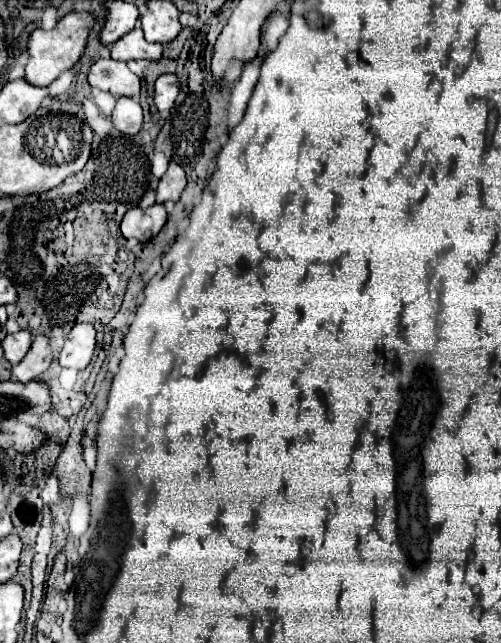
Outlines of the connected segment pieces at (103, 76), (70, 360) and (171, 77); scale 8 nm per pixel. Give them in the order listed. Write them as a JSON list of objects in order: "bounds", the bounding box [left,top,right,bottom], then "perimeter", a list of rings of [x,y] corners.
[{"bounds":[88,60,140,96],"perimeter":[[[96,60],[90,66],[88,82],[92,88],[100,88],[110,92],[112,96],[138,96],[140,94],[140,78],[128,70],[124,62],[116,60]]]},{"bounds":[60,324,96,370],"perimeter":[[[76,324],[66,336],[66,344],[60,352],[60,366],[84,370],[96,348],[96,332],[92,324]]]},{"bounds":[154,74,178,112],"perimeter":[[[162,74],[154,84],[154,104],[158,112],[170,110],[178,96],[178,78],[176,74]]]}]

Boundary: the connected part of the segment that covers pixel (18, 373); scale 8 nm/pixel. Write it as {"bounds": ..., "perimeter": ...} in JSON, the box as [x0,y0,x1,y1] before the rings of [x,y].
{"bounds":[12,336,52,384],"perimeter":[[[36,336],[32,348],[22,358],[22,362],[12,366],[12,380],[20,382],[20,384],[28,384],[28,382],[36,380],[44,370],[48,370],[50,362],[52,362],[52,352],[48,346],[48,338]]]}

